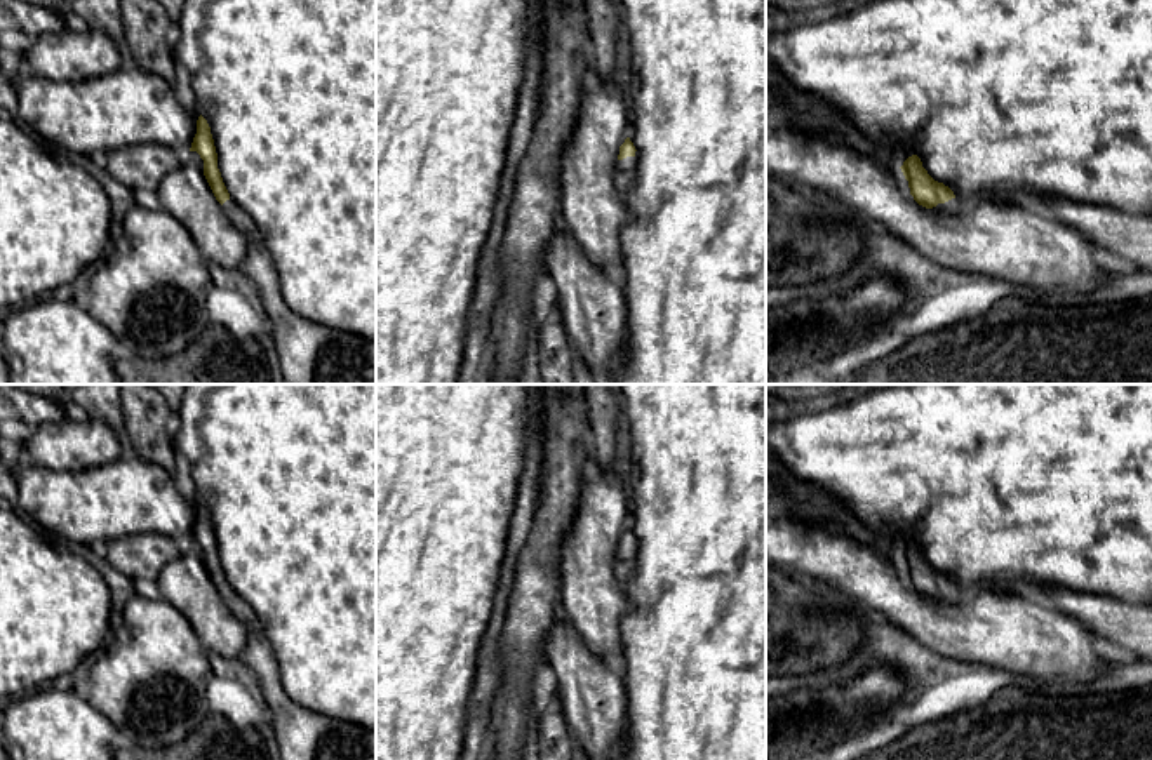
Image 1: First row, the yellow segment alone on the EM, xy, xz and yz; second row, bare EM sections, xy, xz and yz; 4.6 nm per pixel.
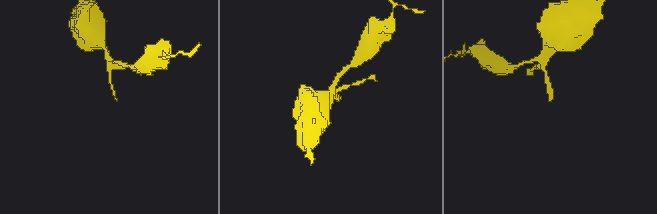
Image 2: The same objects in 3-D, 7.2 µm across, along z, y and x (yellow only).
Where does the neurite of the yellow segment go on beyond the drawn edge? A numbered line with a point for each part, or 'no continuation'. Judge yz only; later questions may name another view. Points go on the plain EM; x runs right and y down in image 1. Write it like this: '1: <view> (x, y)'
1: yz (952, 595)

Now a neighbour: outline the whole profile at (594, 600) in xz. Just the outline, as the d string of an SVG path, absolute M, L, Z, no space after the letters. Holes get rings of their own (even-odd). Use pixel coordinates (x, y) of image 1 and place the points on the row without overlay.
M593 459L581 480L578 510L560 543L562 610L590 650L620 670L620 624L632 605L614 567L630 499L614 471L600 470Z

